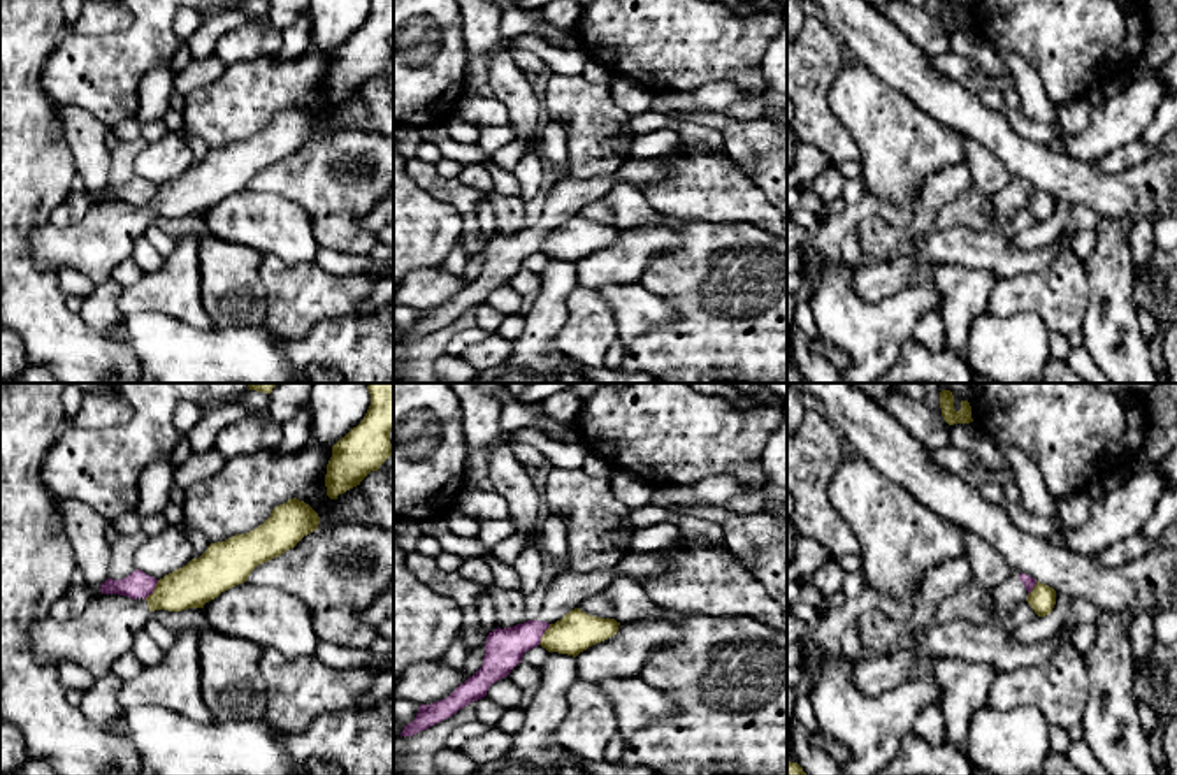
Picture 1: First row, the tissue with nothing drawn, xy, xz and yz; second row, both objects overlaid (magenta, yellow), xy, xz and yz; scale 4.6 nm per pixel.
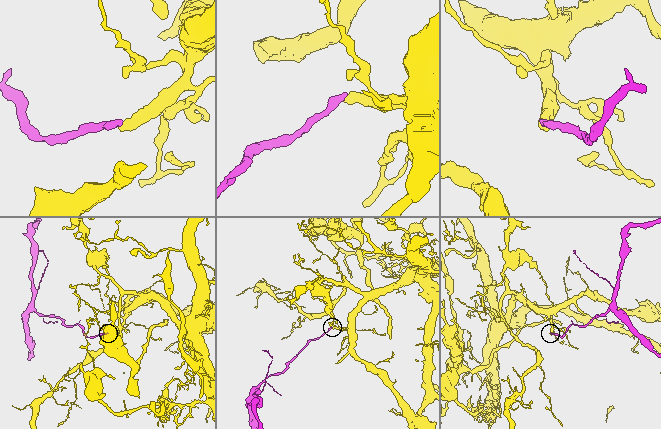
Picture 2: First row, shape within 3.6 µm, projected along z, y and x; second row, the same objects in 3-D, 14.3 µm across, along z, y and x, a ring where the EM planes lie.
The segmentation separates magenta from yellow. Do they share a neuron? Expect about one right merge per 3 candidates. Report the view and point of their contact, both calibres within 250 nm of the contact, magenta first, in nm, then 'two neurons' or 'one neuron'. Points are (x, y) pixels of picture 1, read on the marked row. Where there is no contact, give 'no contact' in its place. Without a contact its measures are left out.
meets magenta in xy at (153, 589); 120 nm thick on the magenta side, 200 nm on the other; two neurons

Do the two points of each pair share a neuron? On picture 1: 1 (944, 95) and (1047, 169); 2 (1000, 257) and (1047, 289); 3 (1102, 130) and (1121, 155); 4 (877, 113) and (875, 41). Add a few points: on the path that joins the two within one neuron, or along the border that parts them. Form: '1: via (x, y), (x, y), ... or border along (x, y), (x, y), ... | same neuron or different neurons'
1: via (970, 118), (989, 127), (1021, 157) | same neuron
2: border along (1060, 253), (1042, 269), (1000, 278) | different neurons
3: border along (1139, 139), (1090, 164) | different neurons
4: border along (858, 60), (909, 99) | different neurons

